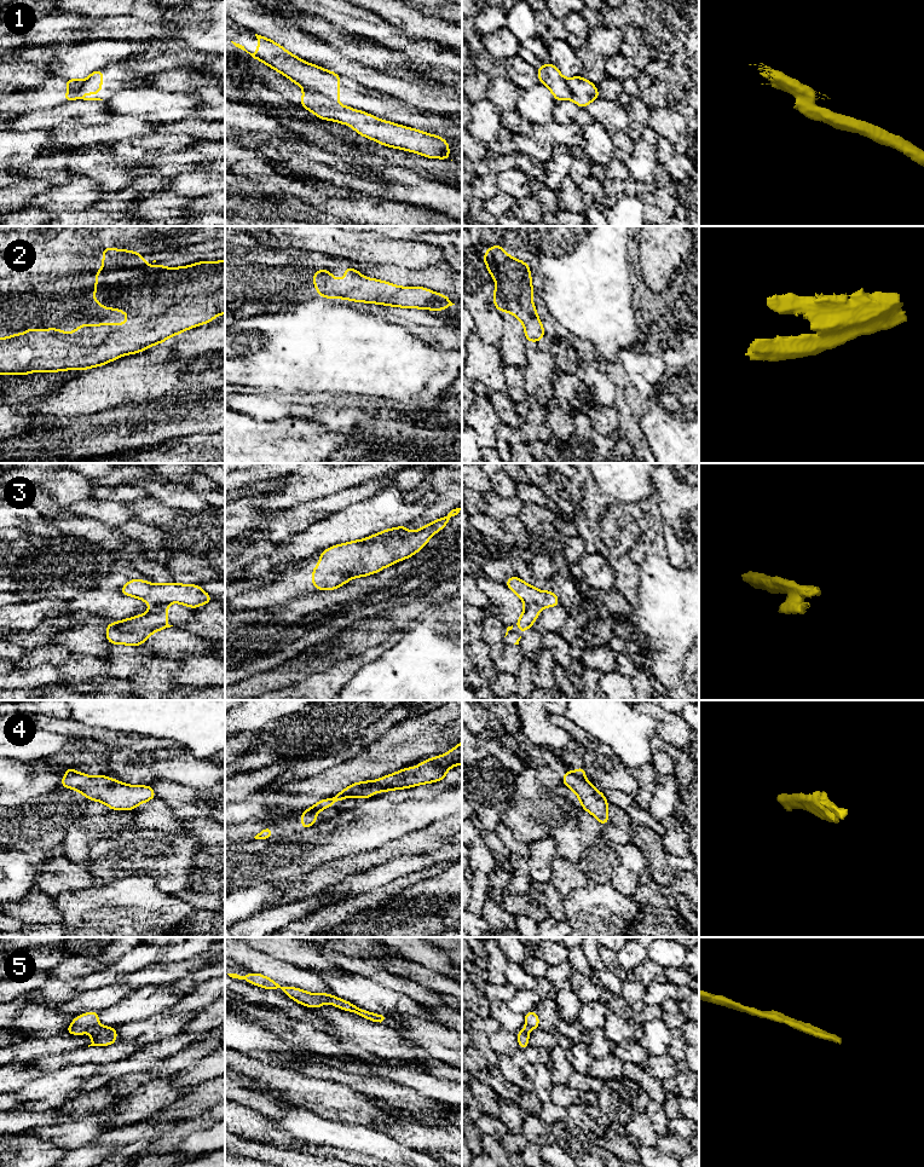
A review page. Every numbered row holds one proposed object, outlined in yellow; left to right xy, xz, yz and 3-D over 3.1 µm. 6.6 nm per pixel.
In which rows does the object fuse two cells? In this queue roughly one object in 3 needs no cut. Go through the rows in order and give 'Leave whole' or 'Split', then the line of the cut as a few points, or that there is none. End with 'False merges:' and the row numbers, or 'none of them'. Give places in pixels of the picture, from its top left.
1: Split. Split along xz (304, 88), (317, 91), (336, 103)
2: Leave whole. No split
3: Split. Split along xz (408, 533), (400, 537), (390, 536)
4: Split. Split along yz (572, 772), (583, 778)
5: Leave whole. No split
False merges: 1, 3, 4

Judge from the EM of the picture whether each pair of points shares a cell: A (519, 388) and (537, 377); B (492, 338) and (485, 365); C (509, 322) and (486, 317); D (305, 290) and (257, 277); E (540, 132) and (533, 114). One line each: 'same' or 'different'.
A: different
B: different
C: different
D: same
E: different

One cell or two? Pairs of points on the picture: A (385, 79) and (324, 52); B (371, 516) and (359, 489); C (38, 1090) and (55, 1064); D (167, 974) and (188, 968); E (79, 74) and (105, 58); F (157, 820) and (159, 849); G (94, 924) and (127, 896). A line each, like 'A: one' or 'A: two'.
A: one
B: two
C: two
D: one
E: one
F: two
G: one

